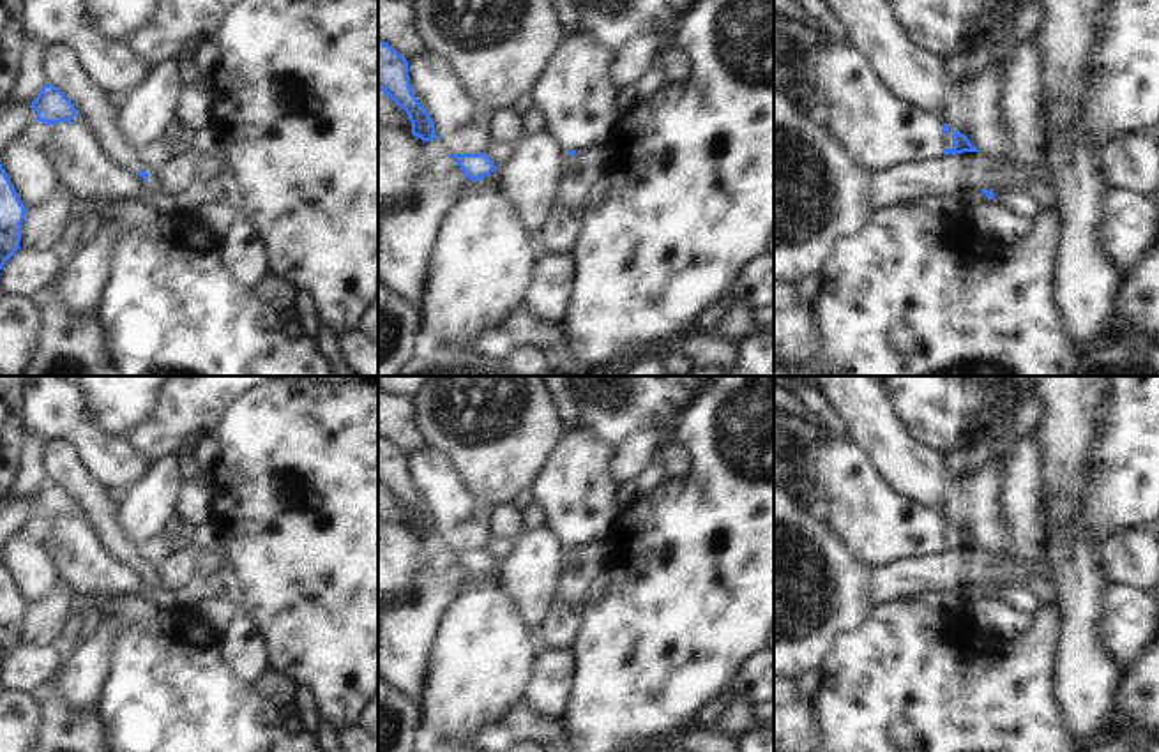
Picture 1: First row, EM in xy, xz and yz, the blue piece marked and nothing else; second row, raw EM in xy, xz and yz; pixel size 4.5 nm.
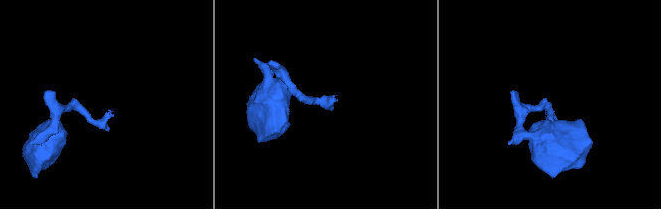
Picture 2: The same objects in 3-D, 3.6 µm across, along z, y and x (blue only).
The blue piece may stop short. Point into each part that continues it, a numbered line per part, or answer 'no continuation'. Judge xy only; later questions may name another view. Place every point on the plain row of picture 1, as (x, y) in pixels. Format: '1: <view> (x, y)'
no continuation

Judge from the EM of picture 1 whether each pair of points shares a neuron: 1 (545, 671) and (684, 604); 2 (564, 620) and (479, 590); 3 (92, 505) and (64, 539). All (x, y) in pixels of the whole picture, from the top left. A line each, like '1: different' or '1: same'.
1: different
2: different
3: different

